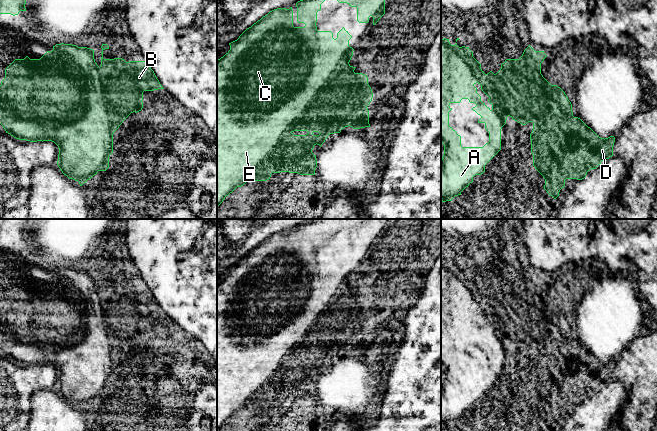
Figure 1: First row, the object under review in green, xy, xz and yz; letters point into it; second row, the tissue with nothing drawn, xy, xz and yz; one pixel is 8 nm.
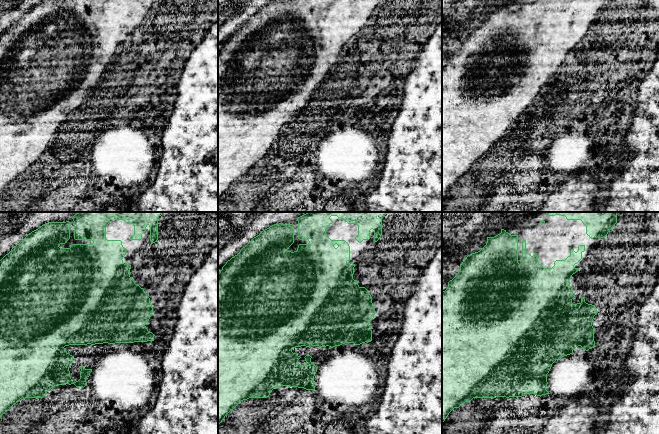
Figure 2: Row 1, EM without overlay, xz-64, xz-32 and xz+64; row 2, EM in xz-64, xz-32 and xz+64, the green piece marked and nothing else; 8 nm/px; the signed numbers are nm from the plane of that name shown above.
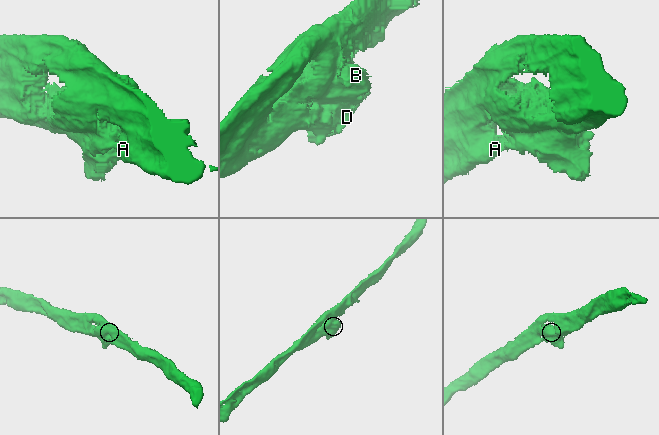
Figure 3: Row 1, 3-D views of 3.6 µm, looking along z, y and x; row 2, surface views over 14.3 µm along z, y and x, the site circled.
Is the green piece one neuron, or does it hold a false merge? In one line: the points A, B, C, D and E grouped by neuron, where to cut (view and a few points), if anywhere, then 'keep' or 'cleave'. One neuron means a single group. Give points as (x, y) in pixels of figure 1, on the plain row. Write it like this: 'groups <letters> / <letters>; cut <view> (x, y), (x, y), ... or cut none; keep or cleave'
groups A B C D E; cut none; keep

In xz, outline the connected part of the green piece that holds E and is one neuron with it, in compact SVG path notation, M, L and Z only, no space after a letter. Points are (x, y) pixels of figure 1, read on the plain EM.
M318 219L313 223L303 223L296 227L297 246L304 247L304 251L293 250L292 231L277 232L270 235L260 244L247 252L237 264L229 267L230 274L220 283L217 283L217 431L223 426L226 420L232 417L237 411L243 410L248 405L267 405L272 397L289 396L300 399L315 399L317 391L316 379L312 377L314 370L320 371L330 358L340 357L345 351L360 353L370 351L369 334L367 330L373 322L372 313L368 308L368 301L362 297L355 297L356 291L349 288L354 273L349 270L352 260L343 251L338 257L337 262L333 262L331 255L318 255L317 236L321 234L321 228L326 223L336 223L339 227L347 227L351 231L357 232L357 245L368 247L369 241L373 241L373 249L385 238L385 221L387 219Z

